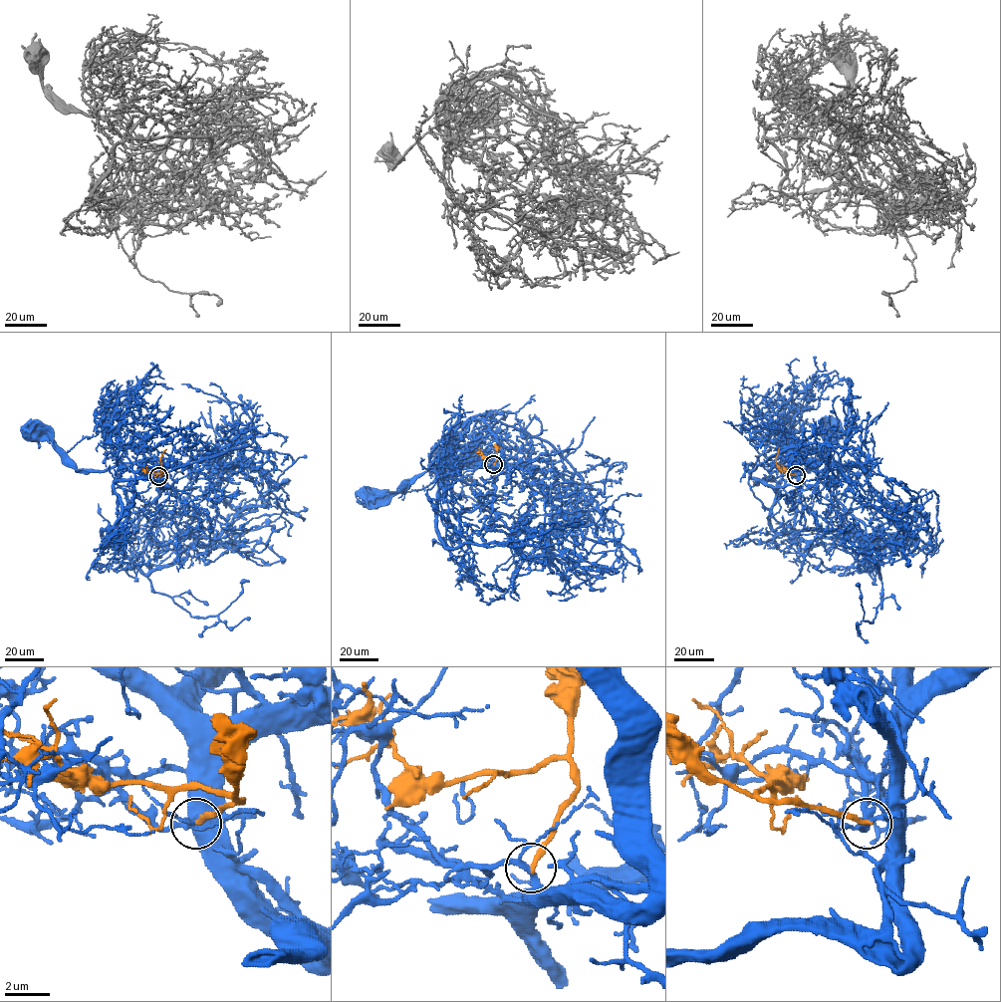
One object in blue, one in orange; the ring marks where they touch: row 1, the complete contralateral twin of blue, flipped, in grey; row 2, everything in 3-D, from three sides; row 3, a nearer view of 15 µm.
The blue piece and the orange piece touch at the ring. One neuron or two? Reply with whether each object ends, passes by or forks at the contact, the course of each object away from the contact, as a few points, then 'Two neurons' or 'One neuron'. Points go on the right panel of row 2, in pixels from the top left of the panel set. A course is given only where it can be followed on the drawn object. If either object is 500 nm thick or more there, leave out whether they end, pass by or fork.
At the ring blue forks. At the ring orange ends. Course of blue: (796, 475), (799, 459), (806, 463), (803, 469), (811, 469), (826, 455), (833, 427). Course of orange: (796, 475), (784, 472), (776, 462), (779, 446). Two neurons

